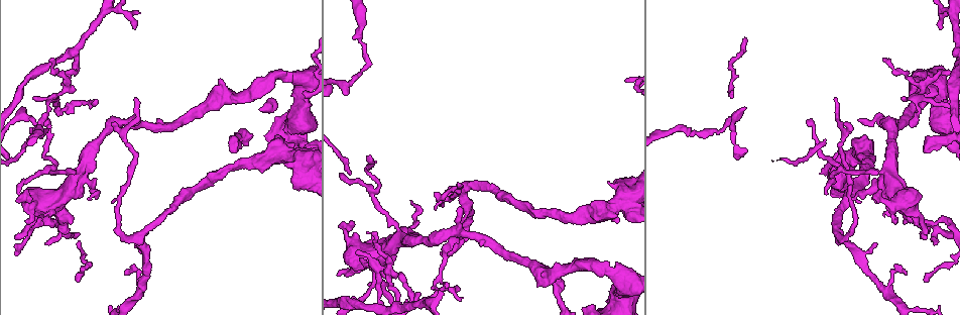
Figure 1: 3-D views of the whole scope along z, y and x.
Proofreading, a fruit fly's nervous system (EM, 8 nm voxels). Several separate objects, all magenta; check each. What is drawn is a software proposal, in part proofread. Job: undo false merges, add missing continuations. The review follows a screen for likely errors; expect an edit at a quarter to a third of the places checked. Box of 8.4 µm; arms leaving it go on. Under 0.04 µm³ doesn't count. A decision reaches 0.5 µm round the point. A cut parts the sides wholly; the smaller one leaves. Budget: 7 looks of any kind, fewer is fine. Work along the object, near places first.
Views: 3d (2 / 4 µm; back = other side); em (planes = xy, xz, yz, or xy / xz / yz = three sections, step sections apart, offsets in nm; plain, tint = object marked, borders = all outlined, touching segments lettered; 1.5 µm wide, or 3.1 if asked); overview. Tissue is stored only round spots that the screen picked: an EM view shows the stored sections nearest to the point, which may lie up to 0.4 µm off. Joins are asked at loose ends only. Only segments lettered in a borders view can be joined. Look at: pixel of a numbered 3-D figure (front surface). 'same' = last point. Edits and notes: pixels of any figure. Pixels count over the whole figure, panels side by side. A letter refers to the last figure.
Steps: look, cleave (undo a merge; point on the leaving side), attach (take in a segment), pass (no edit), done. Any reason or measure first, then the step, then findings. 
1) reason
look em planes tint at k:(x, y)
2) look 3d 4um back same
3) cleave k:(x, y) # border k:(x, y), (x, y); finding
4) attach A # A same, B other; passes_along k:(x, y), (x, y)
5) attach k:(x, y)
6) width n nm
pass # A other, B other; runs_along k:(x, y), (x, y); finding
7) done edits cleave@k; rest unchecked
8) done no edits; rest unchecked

look em yz step 8 tint at 1:(62, 229)

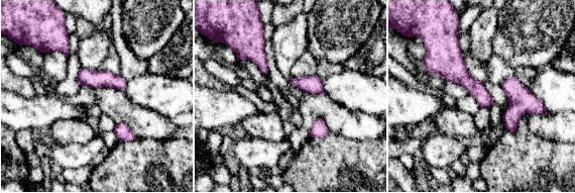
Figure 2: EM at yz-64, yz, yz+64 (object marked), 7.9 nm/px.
look em planes borders same

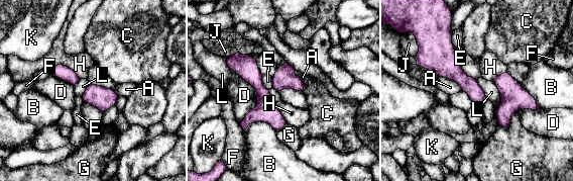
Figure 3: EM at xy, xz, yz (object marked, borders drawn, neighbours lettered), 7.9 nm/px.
longest_contact D 440 nm
pass # A other, B other, C other, D other, E other, F other, G other, H other, J other, K other, L other; continuous, no second cell

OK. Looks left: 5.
thin end
look em xz step 4 borders at 1:(134, 28)

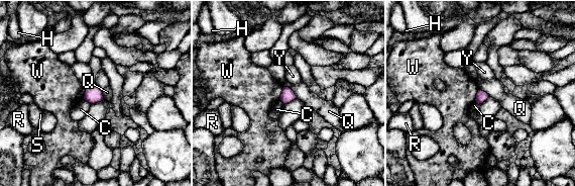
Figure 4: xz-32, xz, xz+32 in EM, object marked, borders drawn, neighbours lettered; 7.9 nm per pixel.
longest_contact Q 150 nm
pass # C other, H other, Q other, R other, S other, W other, Y other; no lettered segment goes on from it

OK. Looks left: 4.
branch stops here
look 3d 2um at 1:(883, 60)

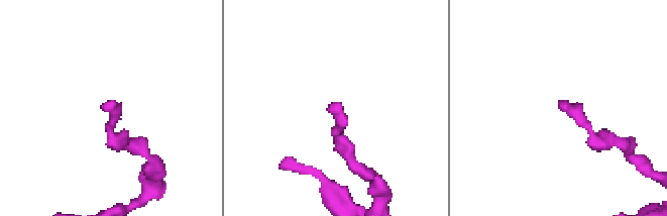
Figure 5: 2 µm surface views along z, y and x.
shape alone is not enough
look em xy step 8 tint at 5:(102, 105)

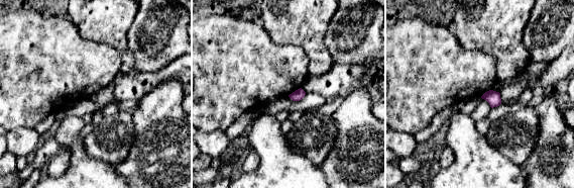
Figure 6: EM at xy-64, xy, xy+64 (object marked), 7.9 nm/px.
cut it another way
look em yz step 4 borders same

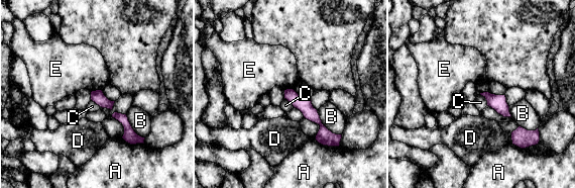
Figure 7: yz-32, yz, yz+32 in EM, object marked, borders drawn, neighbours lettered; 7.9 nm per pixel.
pass # A other, B other, C other, D other, E other; border 7:(101, 89), (91, 92); none of them fits

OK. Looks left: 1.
done no edits; rest unchecked

